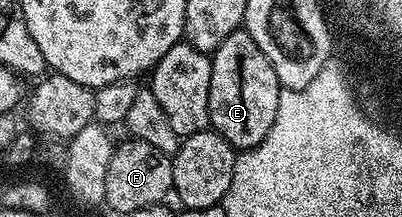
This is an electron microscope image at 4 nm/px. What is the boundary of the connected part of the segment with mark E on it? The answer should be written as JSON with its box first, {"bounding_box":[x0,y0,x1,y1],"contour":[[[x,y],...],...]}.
{"bounding_box":[209,32,282,150],"contour":[[[232,32],[211,56],[211,94],[209,95],[209,122],[212,131],[231,145],[234,150],[259,146],[275,122],[279,110],[279,94],[282,86],[277,80],[267,54],[255,46],[248,32]]]}

